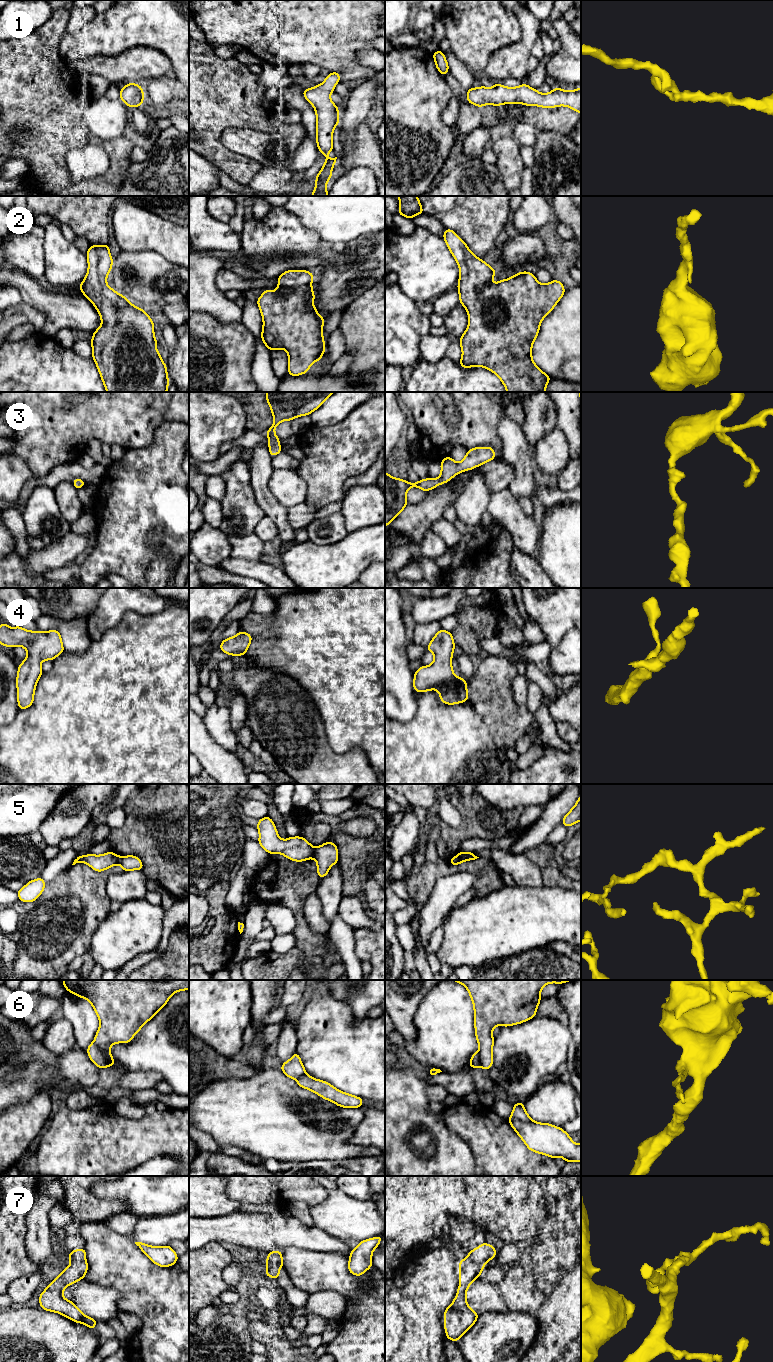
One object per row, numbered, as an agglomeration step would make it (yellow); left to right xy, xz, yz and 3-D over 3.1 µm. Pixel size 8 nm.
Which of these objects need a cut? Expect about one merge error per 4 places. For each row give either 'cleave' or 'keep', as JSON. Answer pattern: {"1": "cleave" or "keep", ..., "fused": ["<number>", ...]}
{"1": "keep", "2": "keep", "3": "keep", "4": "keep", "5": "cleave", "6": "cleave", "7": "keep", "fused": ["5", "6"]}

